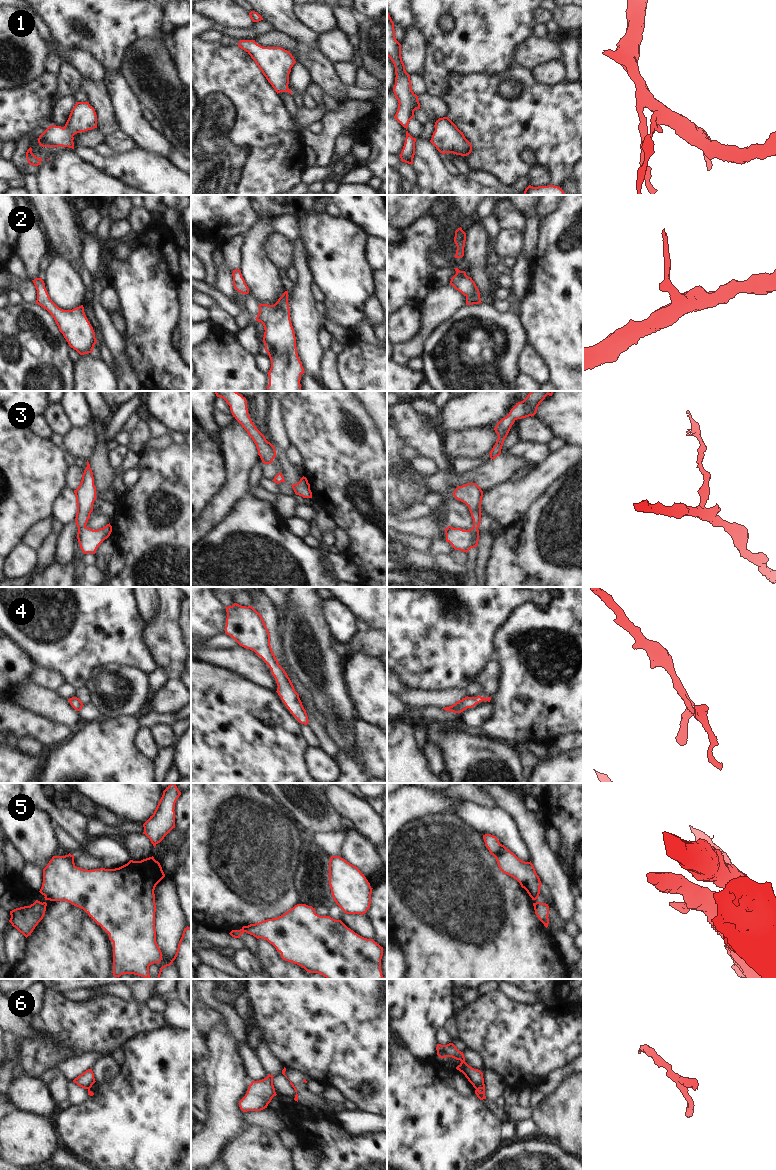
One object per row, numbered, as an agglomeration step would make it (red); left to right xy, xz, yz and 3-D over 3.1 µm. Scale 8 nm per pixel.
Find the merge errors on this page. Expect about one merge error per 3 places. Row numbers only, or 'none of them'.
5, 6

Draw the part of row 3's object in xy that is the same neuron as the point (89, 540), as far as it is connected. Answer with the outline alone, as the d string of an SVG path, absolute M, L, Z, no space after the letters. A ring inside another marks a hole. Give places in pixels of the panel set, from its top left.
M87 460L87 467L82 475L80 485L74 490L77 503L76 525L78 527L77 539L84 554L95 554L100 544L107 539L112 526L107 524L103 528L93 530L86 526L90 514L93 511L93 503L96 500L96 487L94 485L93 472Z

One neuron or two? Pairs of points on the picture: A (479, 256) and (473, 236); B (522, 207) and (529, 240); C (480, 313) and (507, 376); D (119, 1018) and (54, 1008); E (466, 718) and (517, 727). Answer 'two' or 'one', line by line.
A: one
B: one
C: one
D: one
E: two

